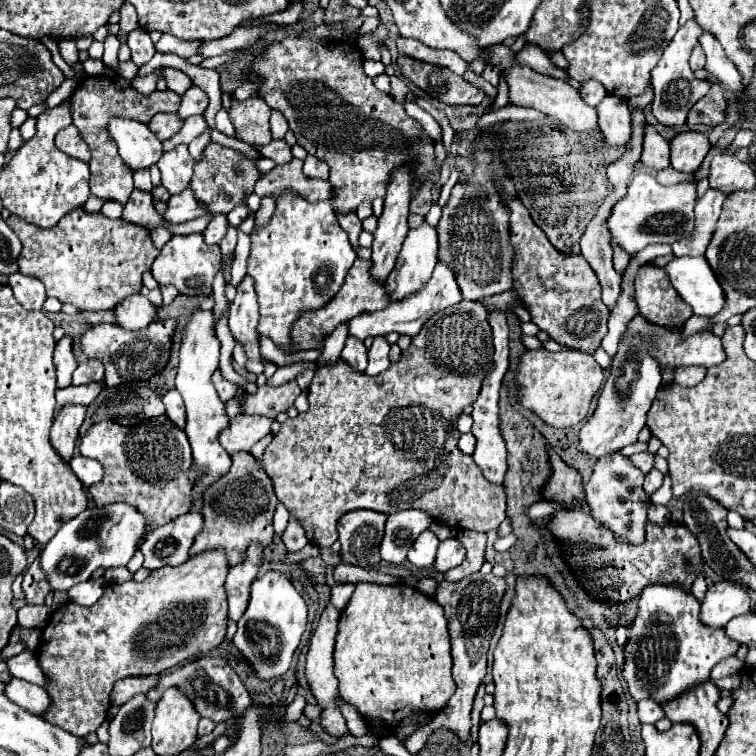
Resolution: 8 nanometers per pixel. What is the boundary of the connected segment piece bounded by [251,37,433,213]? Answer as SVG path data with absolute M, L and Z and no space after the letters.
M293 37L271 45L267 53L261 55L251 67L255 75L265 77L259 97L263 97L271 109L279 109L285 115L289 127L297 135L297 143L307 153L323 159L329 165L329 181L337 189L335 209L341 213L355 211L363 199L373 201L375 197L383 197L391 171L405 161L419 159L419 175L425 175L433 169L433 141L423 133L421 125L409 117L399 103L393 101L391 95L375 89L371 77L363 73L361 63L361 51L351 43L321 45Z

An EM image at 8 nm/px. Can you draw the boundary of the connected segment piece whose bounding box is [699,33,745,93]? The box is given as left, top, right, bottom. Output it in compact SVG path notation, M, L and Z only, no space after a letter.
M703 33L699 37L699 43L707 55L705 71L709 71L709 77L713 77L723 89L733 89L733 93L741 93L745 89L743 75L737 73L737 67L727 59L721 43L711 33Z

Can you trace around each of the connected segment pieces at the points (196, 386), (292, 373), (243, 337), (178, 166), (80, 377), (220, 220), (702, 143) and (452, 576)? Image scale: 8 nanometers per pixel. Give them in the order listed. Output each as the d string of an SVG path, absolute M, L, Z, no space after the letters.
M195 309L183 331L175 387L181 393L185 407L187 407L185 433L189 437L189 443L193 449L195 467L201 471L201 475L193 483L193 495L197 495L197 497L201 497L209 489L209 485L215 483L217 479L221 479L221 475L225 475L231 467L231 457L225 453L225 449L219 443L219 435L221 435L221 431L225 431L225 427L229 427L229 419L225 417L225 405L219 399L219 395L211 383L211 375L219 367L219 349L221 349L221 343L215 335L213 311Z
M295 362L293 364L287 365L287 367L279 367L279 369L275 371L274 375L268 379L267 383L273 386L282 385L283 383L286 383L288 380L295 379L298 373L302 372L303 370L315 370L316 368L316 362Z
M245 275L243 281L237 285L237 295L231 303L229 329L231 329L233 337L245 345L247 369L253 373L263 371L263 363L261 363L261 355L259 355L259 343L257 343L257 329L255 329L257 319L259 319L257 293L253 287L253 279L249 279L249 275Z
M177 145L173 151L163 153L157 167L161 171L161 185L171 193L181 193L189 187L193 175L193 157L187 151L187 145Z
M85 361L79 363L79 367L73 373L73 385L89 383L89 381L101 381L103 379L103 365L99 361Z
M213 215L207 229L203 231L203 237L205 237L205 243L207 245L217 245L223 237L225 237L225 231L229 229L229 221L227 221L227 215Z
M683 131L671 139L671 167L683 173L695 173L709 153L711 143L701 131Z
M460 530L457 539L467 549L467 557L465 557L463 565L447 571L447 581L461 581L463 577L467 577L471 573L477 573L481 569L481 565L485 563L485 545L487 545L487 535L485 533Z

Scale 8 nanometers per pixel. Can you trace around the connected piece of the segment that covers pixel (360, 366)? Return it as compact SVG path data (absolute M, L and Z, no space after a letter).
M349 339L345 341L345 347L341 351L341 357L351 363L357 371L365 371L367 367L367 347L361 339Z

